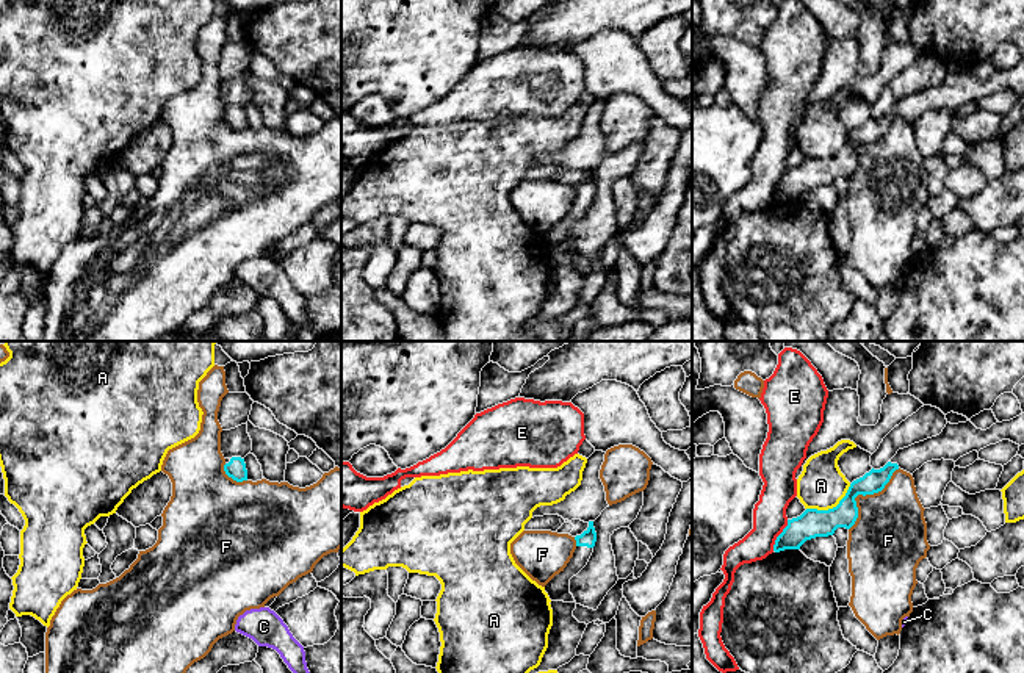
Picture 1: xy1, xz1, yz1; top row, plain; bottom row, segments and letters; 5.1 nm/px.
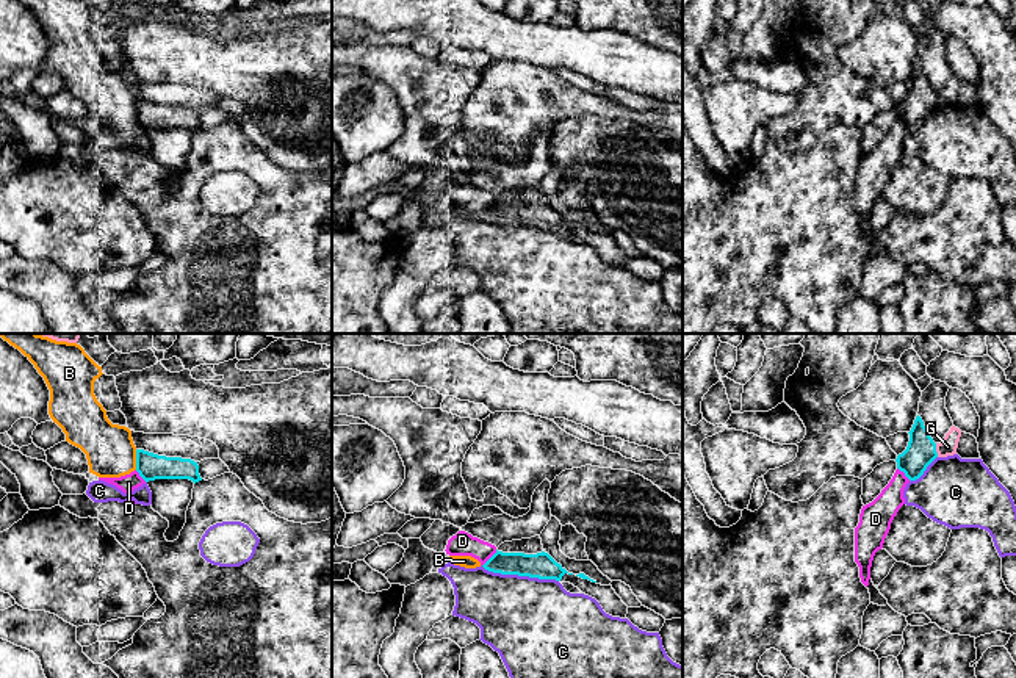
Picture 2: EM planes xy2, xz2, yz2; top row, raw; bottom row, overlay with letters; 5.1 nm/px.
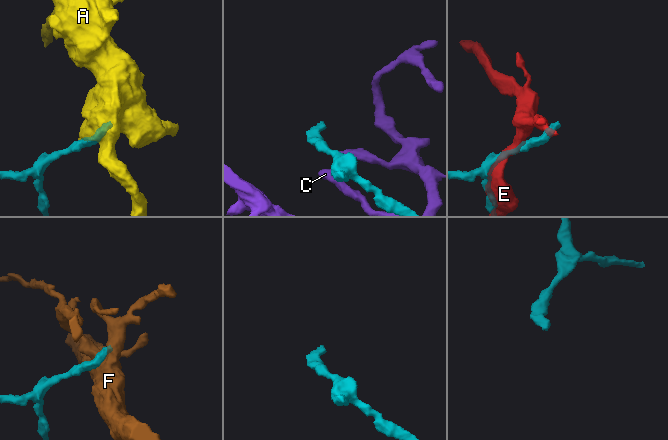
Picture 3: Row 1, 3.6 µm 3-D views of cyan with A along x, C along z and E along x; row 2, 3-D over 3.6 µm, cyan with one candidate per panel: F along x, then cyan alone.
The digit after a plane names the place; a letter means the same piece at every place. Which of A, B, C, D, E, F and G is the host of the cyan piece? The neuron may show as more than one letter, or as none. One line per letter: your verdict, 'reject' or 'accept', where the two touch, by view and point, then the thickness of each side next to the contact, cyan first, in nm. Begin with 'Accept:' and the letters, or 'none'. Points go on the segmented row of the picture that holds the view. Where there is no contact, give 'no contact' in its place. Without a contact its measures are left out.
Accept: none
A: reject; contact yz1 (833, 507); calibres 150 and 240 nm
B: reject; contact xy2 (136, 459); calibres 140 and 260 nm
C: reject; contact xz2 (520, 575); calibres 140 and 460 nm
D: reject; contact xz2 (490, 558); calibres 130 and 120 nm
E: reject; contact yz1 (778, 536); calibres 150 and 180 nm
F: reject; contact yz1 (863, 495); calibres 140 and 380 nm
G: reject; contact yz2 (935, 450); calibres 160 and 90 nm

